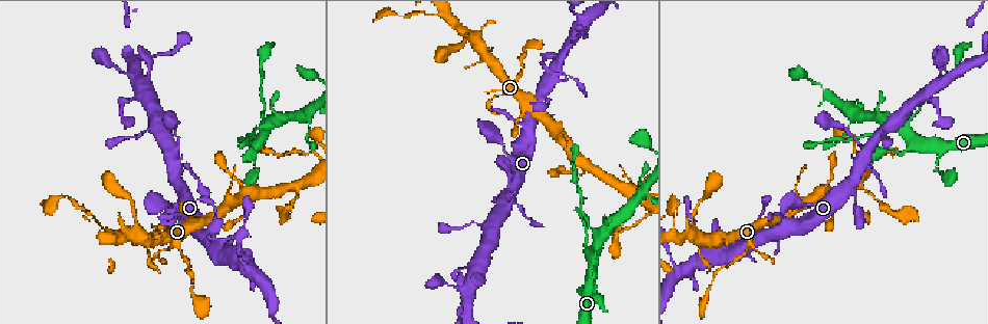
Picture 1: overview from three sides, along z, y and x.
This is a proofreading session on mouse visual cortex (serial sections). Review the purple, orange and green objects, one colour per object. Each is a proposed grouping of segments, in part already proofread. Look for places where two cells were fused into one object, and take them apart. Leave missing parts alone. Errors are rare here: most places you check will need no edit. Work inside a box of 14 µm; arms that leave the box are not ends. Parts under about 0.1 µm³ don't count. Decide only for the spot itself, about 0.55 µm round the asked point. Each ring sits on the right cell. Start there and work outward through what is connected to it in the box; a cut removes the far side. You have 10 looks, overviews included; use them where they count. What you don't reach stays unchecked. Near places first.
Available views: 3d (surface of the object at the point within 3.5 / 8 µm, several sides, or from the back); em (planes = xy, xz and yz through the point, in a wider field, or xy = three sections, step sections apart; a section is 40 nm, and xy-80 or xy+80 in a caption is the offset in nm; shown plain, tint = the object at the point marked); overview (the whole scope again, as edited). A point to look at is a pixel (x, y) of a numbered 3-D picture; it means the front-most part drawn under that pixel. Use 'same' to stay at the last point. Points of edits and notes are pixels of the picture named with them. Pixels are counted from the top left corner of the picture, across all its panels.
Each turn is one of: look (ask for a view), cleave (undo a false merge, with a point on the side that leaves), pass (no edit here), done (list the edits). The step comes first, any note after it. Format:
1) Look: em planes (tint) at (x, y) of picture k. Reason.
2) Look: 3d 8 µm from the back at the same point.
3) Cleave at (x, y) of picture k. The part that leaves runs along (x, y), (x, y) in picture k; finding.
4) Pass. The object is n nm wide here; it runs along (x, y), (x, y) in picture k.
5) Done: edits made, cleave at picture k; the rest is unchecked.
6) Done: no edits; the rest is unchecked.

Look: 3d 3.5 µm at (737, 254) of picture 1. Arms part here.

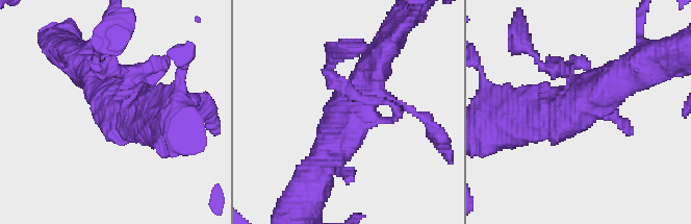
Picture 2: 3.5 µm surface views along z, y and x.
Look: em xy step 3 (tint) at (349, 113) of picture 2. Need the tissue.

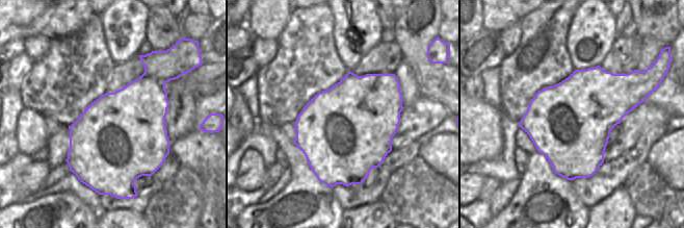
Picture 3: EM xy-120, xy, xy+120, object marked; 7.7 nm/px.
Pass. It runs along (321, 163), (378, 58) in picture 2; continuous, no second cell.

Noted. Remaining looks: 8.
Look: 3d 8 µm at (140, 95) of picture 1. Narrows sharply.

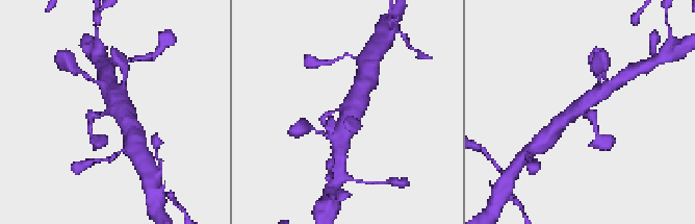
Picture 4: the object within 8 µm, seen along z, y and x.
Look: em xy step 1 (tint) at (582, 108) of picture 4. 3 arms meet here; the arms are 150, 500, 600 nm wide; shape alone is not enough.

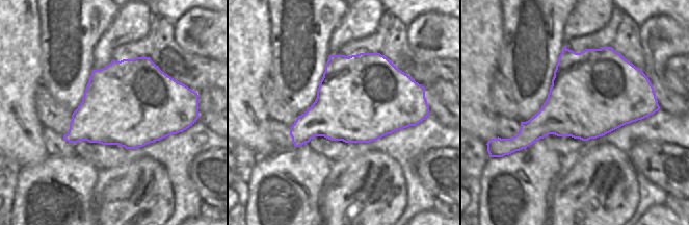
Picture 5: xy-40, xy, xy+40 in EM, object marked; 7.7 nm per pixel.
Pass. It runs along (559, 125), (584, 102), (602, 92) in picture 4; one cell here.

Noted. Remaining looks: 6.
Look: 3d 3.5 µm from the back at (935, 169) of picture 1. Thin neck.

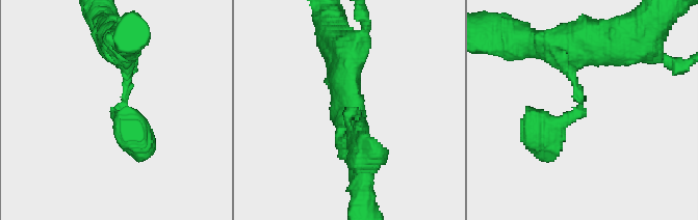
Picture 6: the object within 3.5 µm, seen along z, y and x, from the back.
Look: em xy step 3 (tint) at (354, 112) of picture 6. The arms are 350, 350 nm wide.

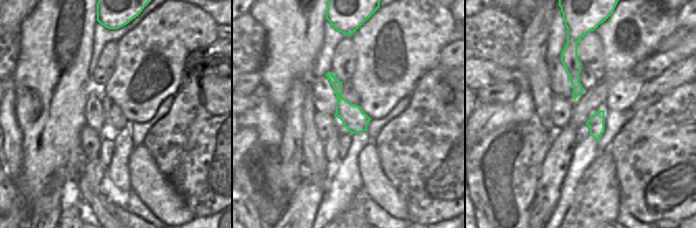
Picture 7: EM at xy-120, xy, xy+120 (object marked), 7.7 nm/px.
Pass. It runs along (330, 76), (342, 106), (364, 128) in picture 7; all the same cell.

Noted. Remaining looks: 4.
Look: 3d 3.5 µm from the back at (904, 130) of picture 1. Four or more arms meet.

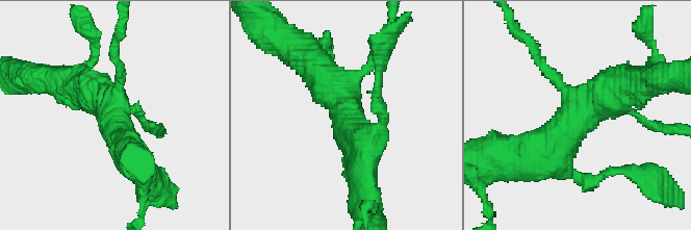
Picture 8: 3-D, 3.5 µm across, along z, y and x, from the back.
Look: em planes (tint) at (115, 120) of picture 8. 4 arms meet here; the arms are 150, 150, 450, 500 nm wide.

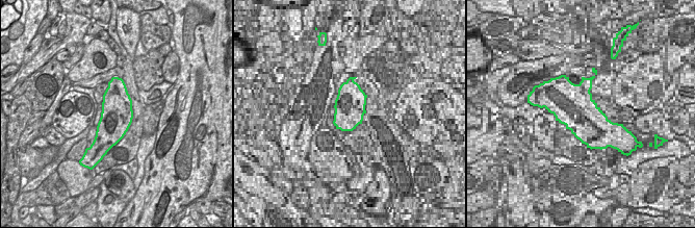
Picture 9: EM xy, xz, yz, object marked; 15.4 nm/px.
Pass. It runs along (523, 158), (624, 87) in picture 8; one cell here.

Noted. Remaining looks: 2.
Done: no edits; the rest is unchecked.

